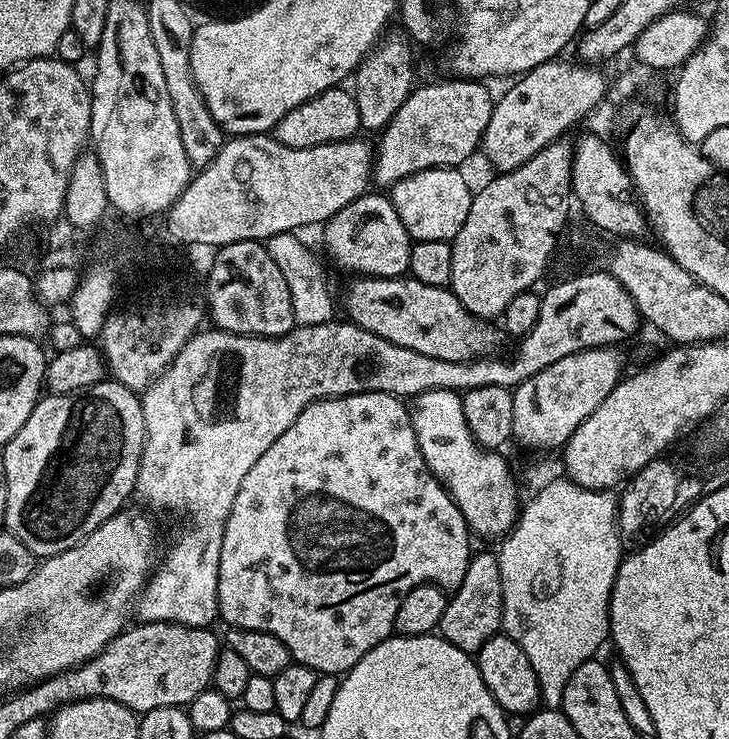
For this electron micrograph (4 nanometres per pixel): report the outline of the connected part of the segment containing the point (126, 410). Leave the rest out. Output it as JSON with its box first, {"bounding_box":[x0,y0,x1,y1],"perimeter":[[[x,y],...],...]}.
{"bounding_box":[2,378,144,558],"perimeter":[[[111,378],[99,380],[94,386],[81,388],[75,394],[66,396],[48,394],[36,401],[30,418],[26,418],[26,426],[22,426],[22,430],[18,430],[18,434],[14,434],[14,438],[10,438],[10,442],[3,445],[4,476],[2,476],[2,483],[6,486],[6,510],[2,514],[3,527],[12,532],[14,538],[18,538],[18,542],[22,542],[22,546],[31,550],[33,556],[47,558],[70,550],[70,546],[74,546],[78,542],[82,542],[82,538],[94,534],[94,530],[98,530],[98,526],[102,526],[102,522],[115,516],[127,505],[124,503],[127,502],[128,496],[130,500],[136,490],[138,466],[144,449],[144,415],[140,402],[141,397],[133,389],[122,386]]]}

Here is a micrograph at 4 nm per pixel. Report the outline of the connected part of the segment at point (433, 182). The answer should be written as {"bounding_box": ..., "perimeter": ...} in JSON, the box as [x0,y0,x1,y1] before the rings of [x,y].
{"bounding_box":[390,167,473,242],"perimeter":[[[455,167],[427,168],[402,178],[390,188],[390,199],[394,210],[398,210],[398,218],[402,218],[402,226],[406,226],[413,241],[451,242],[458,234],[458,230],[462,230],[466,214],[470,214],[473,195],[473,189],[471,187],[468,189],[467,178]]]}

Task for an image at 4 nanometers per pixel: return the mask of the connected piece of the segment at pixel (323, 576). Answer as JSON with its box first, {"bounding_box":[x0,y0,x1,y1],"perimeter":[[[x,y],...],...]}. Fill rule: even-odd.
{"bounding_box":[218,392,474,674],"perimeter":[[[363,392],[353,396],[335,396],[329,400],[315,400],[308,404],[294,426],[250,466],[250,474],[242,478],[242,486],[234,498],[228,520],[222,534],[222,554],[218,562],[218,613],[225,625],[246,630],[262,630],[274,634],[286,646],[297,664],[305,664],[317,674],[343,674],[349,672],[374,646],[393,635],[396,626],[398,606],[402,598],[414,590],[414,586],[437,584],[445,590],[455,590],[462,586],[466,570],[474,555],[474,547],[468,541],[470,529],[462,510],[452,501],[452,495],[443,483],[426,466],[418,438],[414,434],[412,414],[409,405],[399,396],[381,392]]]}

